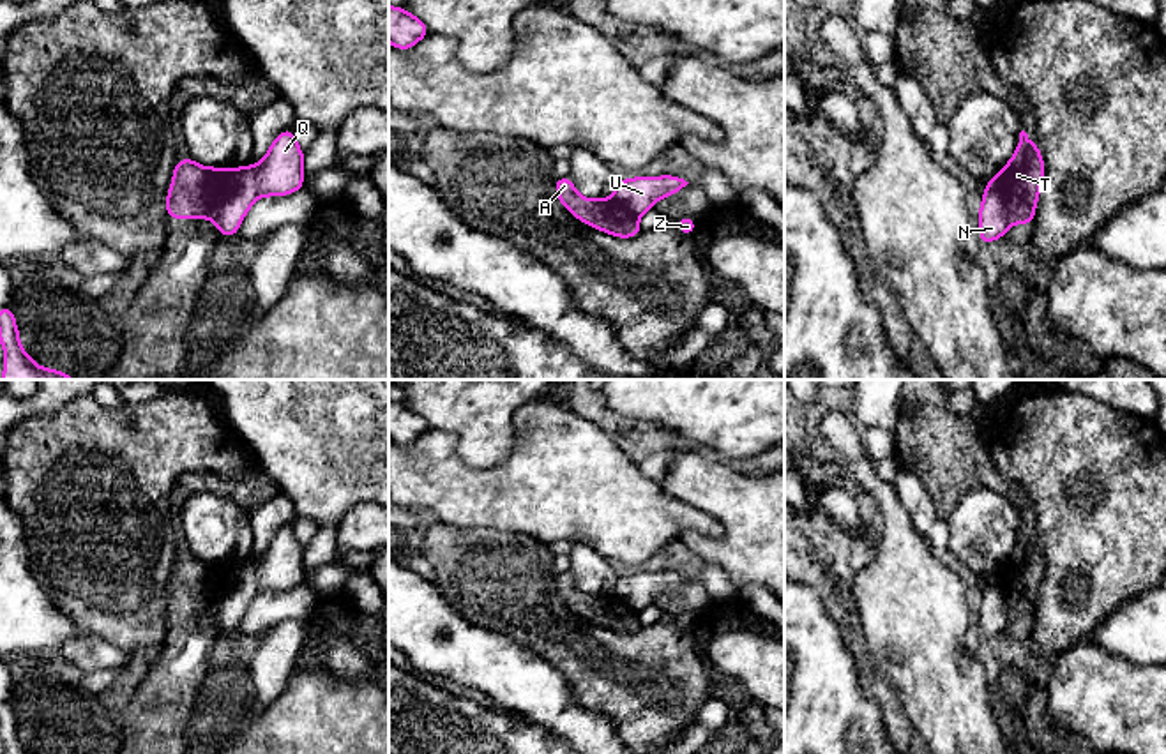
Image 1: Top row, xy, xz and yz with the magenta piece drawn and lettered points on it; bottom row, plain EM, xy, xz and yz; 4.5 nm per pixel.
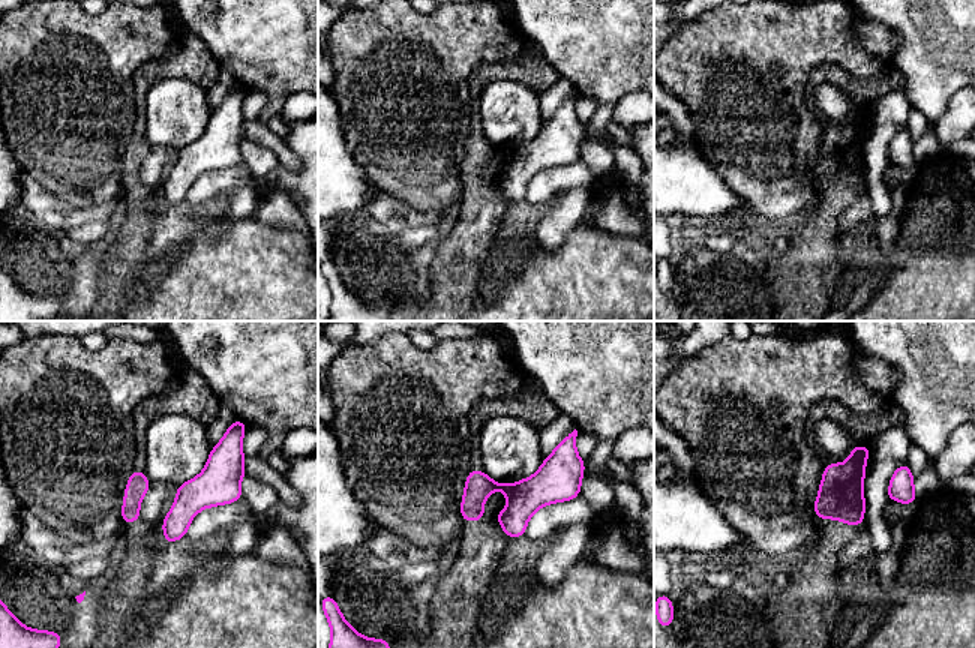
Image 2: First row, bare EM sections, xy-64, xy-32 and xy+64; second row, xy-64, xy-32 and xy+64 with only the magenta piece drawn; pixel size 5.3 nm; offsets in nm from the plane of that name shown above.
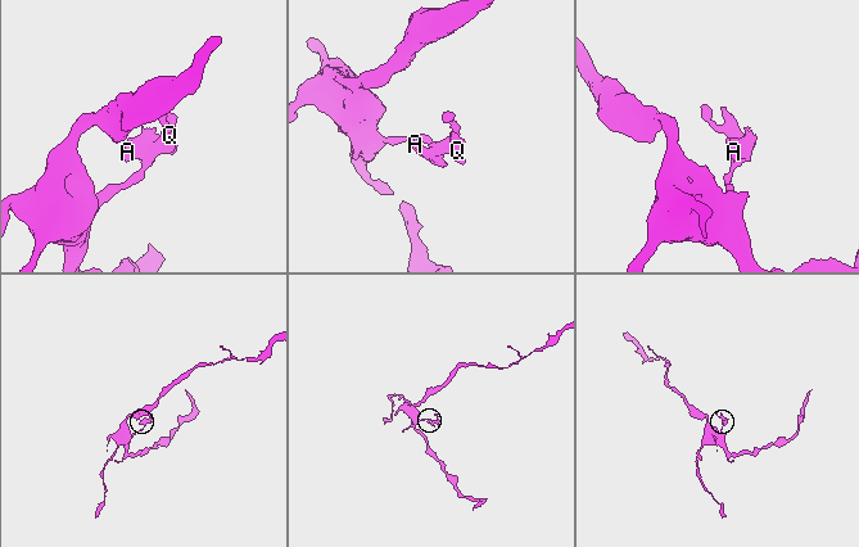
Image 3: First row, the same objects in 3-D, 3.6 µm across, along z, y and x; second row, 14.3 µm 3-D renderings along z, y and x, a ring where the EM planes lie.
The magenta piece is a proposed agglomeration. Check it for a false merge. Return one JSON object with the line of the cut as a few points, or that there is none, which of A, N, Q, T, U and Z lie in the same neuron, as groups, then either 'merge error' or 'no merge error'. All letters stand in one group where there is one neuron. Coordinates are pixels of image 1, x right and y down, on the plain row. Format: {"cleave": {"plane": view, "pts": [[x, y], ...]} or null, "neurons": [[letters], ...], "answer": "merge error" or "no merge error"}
{"cleave": {"plane": "xy", "pts": [[234, 565], [234, 580], [225, 588], [212, 613]]}, "neurons": [["A", "T"], ["N", "Q", "U", "Z"]], "answer": "merge error"}

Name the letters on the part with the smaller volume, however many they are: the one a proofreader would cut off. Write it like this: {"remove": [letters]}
{"remove": ["A", "T"]}

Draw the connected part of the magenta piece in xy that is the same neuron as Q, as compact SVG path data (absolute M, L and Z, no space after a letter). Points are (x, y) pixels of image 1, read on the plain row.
M293 524L277 530L267 551L256 562L233 565L233 583L219 600L214 618L224 632L235 632L246 607L261 592L286 592L304 583L304 547Z

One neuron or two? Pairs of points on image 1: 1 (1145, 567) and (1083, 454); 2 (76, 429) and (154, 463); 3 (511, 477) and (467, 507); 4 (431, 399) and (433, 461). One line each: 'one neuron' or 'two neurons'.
1: one neuron
2: one neuron
3: one neuron
4: two neurons

